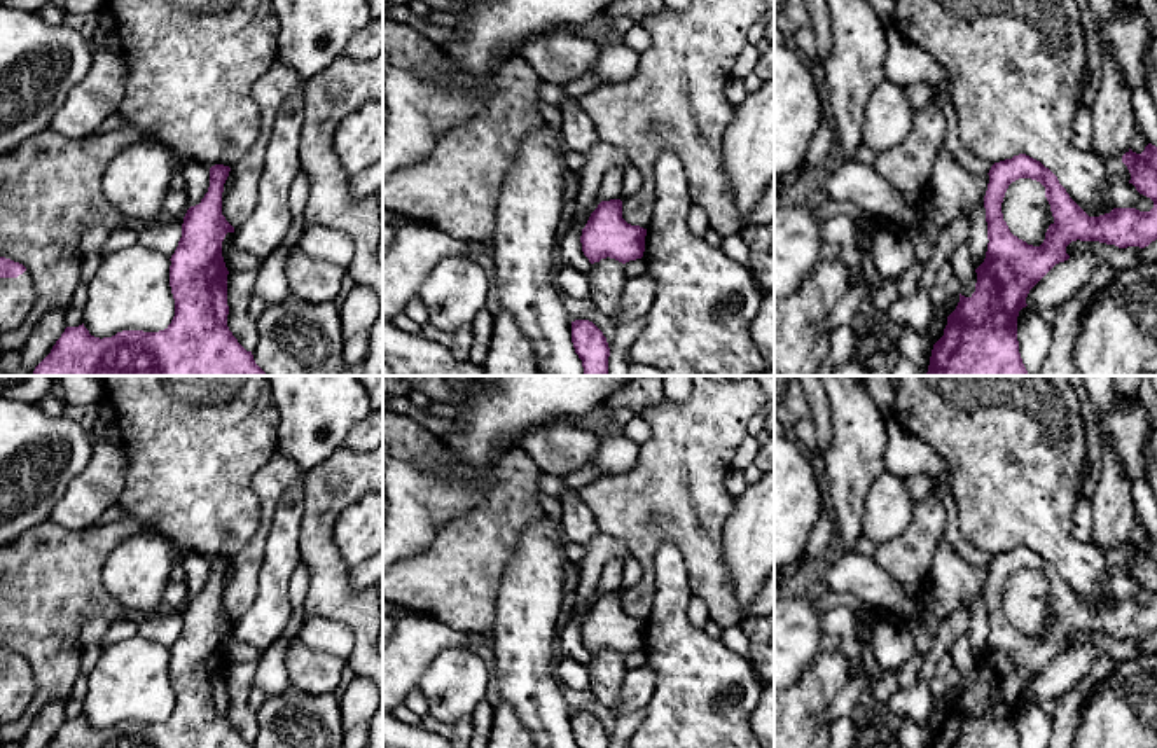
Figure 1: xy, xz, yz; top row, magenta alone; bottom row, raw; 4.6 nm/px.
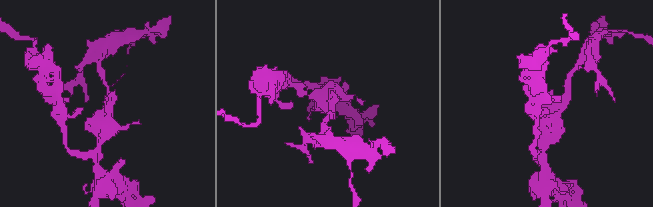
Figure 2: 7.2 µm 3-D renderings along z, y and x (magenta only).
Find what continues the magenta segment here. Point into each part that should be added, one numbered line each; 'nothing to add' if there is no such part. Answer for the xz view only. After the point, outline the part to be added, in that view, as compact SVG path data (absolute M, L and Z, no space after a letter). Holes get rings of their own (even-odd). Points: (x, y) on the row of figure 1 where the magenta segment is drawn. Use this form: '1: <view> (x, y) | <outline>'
nothing to add

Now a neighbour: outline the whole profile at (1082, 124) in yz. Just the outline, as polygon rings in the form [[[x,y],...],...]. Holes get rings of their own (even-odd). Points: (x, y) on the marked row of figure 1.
[[[1078,105],[1073,119],[1071,143],[1082,152],[1092,152],[1092,107]]]

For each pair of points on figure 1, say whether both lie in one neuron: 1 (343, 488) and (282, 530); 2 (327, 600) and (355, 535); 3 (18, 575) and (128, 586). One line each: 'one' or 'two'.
1: two
2: two
3: two

